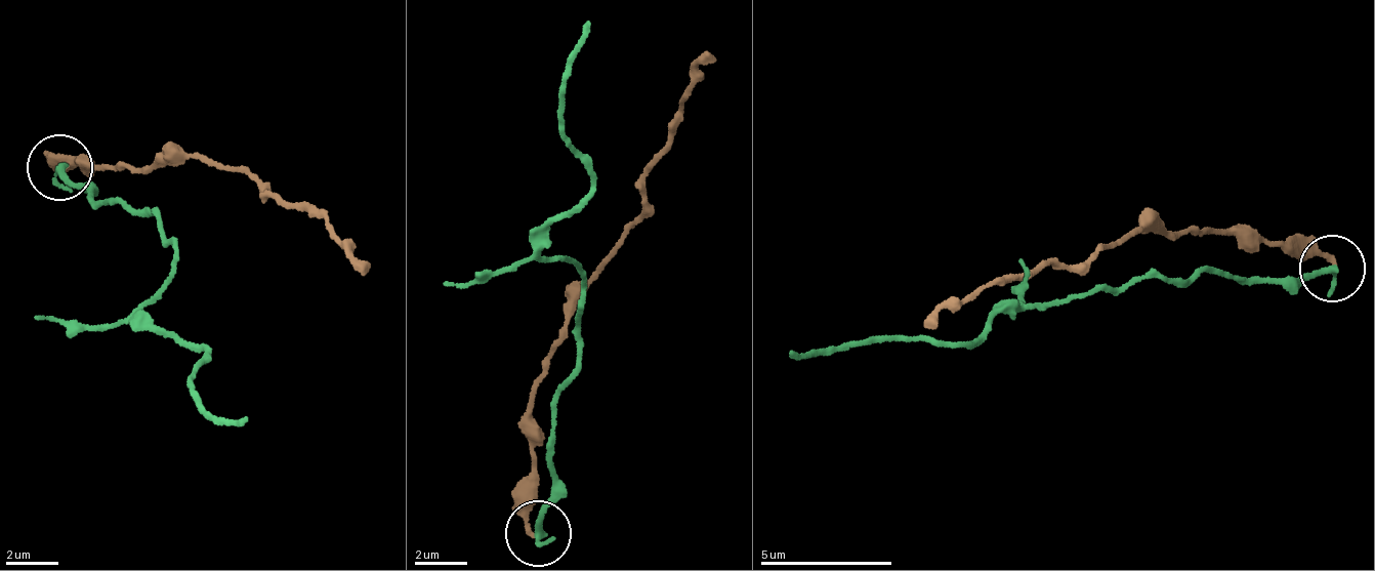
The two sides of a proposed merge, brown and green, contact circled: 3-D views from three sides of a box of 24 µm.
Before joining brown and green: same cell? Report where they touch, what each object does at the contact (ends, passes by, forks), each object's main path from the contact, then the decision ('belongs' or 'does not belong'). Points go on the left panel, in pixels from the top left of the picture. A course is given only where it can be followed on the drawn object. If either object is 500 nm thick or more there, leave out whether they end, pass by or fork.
place (59, 167); brown ends; green passes by; course brown (57, 168), (78, 160), (90, 172), (147, 171), (194, 156), (324, 218), (367, 272); course green (57, 168), (101, 208), (156, 212), (176, 262), (139, 312), (201, 345), (191, 379), (210, 415), (245, 418); does not belong

